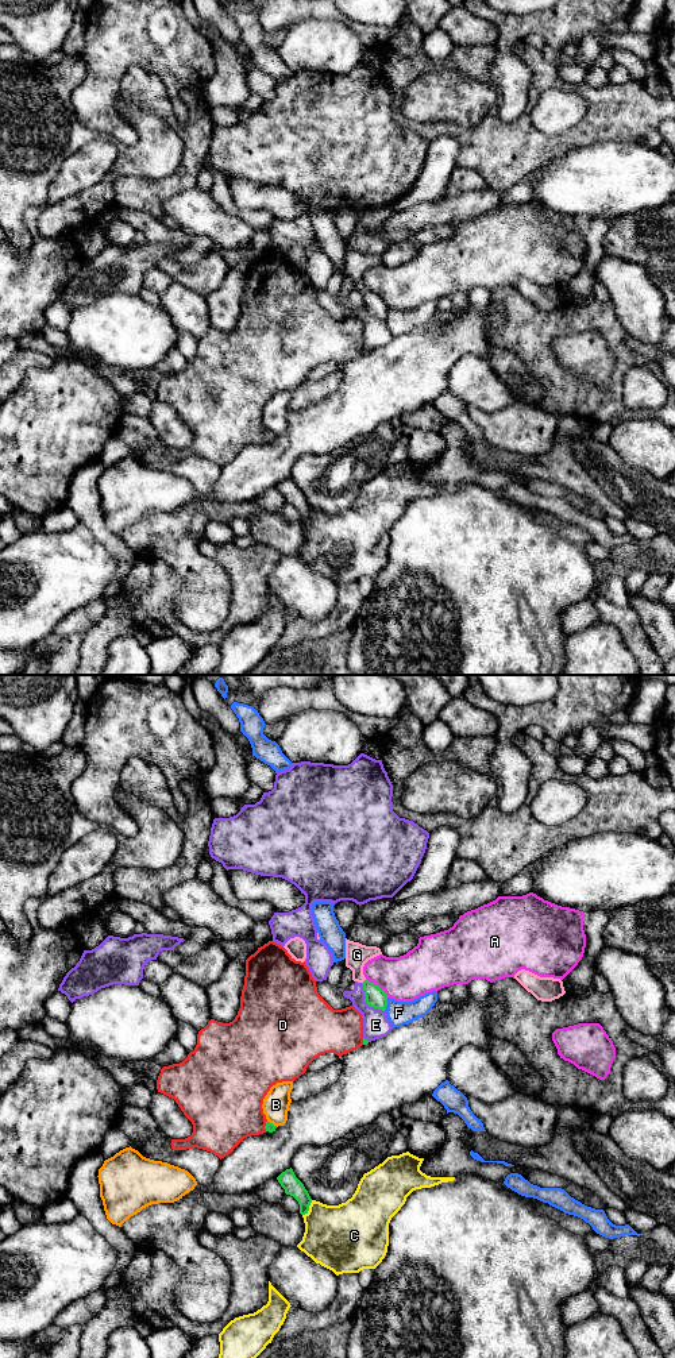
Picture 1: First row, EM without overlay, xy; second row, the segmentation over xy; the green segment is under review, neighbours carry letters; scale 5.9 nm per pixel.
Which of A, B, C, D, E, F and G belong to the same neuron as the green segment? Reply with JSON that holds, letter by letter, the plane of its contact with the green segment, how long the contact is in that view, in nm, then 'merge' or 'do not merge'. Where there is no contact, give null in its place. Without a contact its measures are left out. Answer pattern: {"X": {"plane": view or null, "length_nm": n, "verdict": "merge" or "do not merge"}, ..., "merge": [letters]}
{"A": {"plane": "xy", "length_nm": 170, "verdict": "do not merge"}, "B": {"plane": "xy", "length_nm": 70, "verdict": "do not merge"}, "C": {"plane": "xy", "length_nm": 110, "verdict": "do not merge"}, "D": {"plane": "xy", "length_nm": 60, "verdict": "do not merge"}, "E": {"plane": "xy", "length_nm": 220, "verdict": "do not merge"}, "F": {"plane": "xy", "length_nm": 80, "verdict": "do not merge"}, "G": {"plane": "xy", "length_nm": 40, "verdict": "merge"}, "merge": ["G"]}

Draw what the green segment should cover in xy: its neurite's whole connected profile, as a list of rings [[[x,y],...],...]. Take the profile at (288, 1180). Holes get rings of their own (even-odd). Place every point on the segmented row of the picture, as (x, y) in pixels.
[[[286,1169],[277,1177],[286,1195],[293,1196],[300,1204],[300,1214],[305,1215],[309,1211],[312,1199],[304,1184],[296,1177],[293,1169]]]

